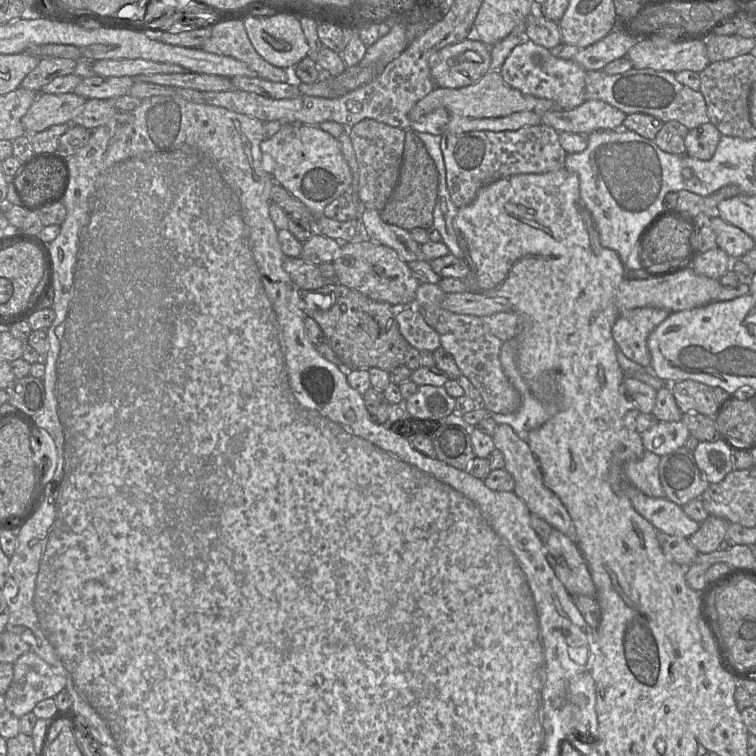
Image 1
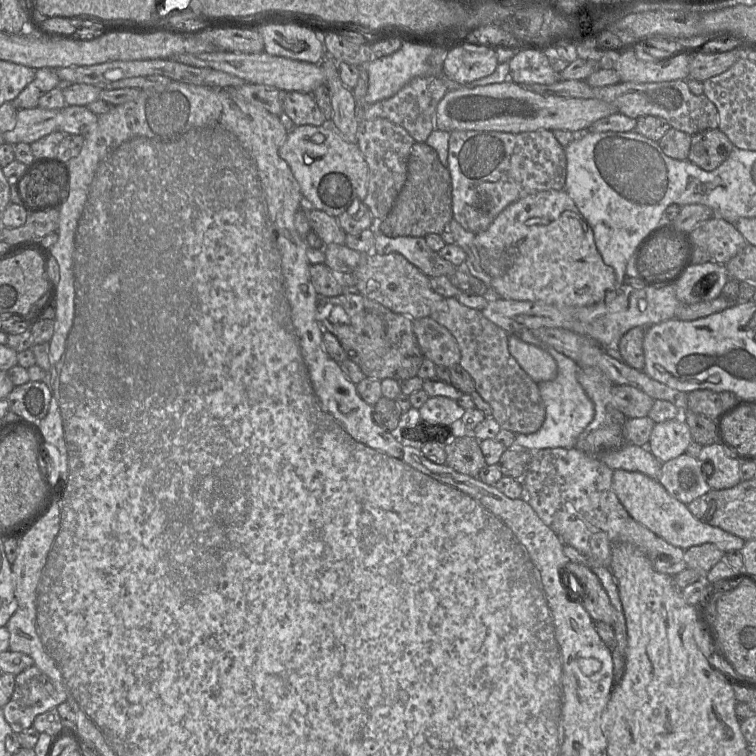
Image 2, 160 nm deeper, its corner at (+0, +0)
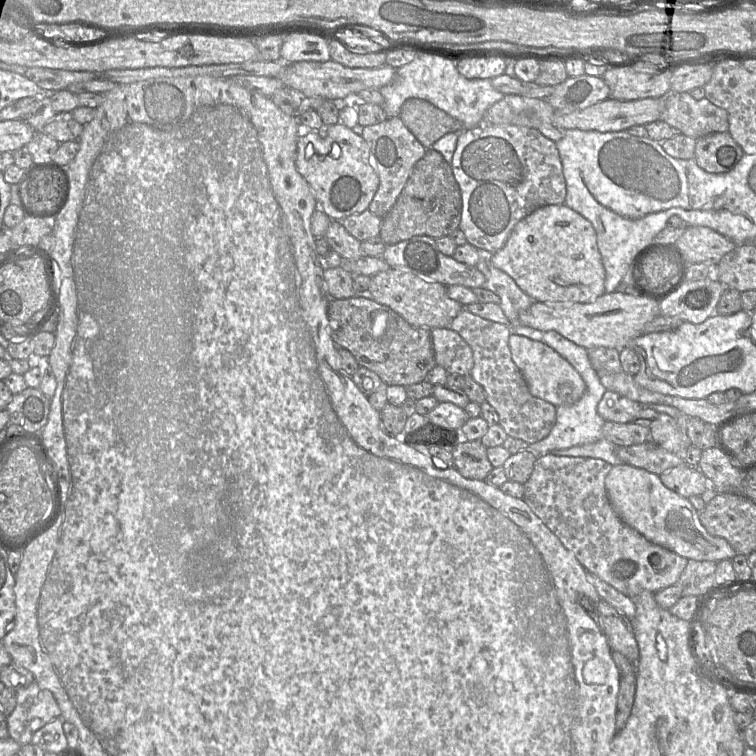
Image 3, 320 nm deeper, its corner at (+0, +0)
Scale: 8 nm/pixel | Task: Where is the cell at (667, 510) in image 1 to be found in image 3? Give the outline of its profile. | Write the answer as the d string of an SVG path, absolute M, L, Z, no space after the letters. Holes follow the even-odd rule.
M629 464L615 465L606 476L605 489L617 516L648 541L696 561L719 562L737 555L725 539L708 533L690 501L668 489L659 475Z

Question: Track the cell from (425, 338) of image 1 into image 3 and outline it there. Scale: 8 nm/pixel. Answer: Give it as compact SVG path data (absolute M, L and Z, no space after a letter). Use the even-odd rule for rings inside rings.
M435 328L430 330L430 335L436 365L443 367L447 373L470 376L474 360L472 350L465 340L450 328Z

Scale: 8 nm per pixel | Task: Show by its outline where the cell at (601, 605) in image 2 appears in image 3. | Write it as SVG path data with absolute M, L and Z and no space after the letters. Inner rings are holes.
M603 599L594 607L595 613L590 613L590 616L605 634L611 650L622 653L631 663L636 664L639 648L632 621Z

